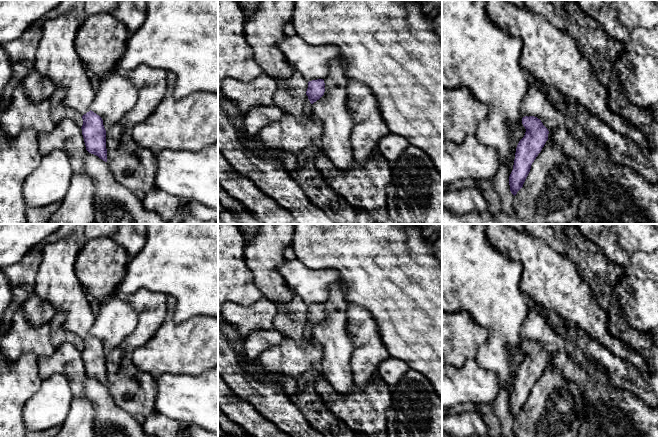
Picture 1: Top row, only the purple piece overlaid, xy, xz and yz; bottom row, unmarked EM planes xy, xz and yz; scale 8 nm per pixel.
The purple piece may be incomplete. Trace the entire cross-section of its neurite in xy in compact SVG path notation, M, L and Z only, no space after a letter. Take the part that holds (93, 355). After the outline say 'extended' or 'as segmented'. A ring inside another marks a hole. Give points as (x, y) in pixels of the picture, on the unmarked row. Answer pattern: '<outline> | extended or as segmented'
M61 239L43 246L35 294L50 303L56 311L67 313L63 329L82 340L81 353L86 374L107 386L103 344L90 334L96 315L75 272L80 248L74 239Z | extended

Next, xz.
M323 303L308 306L306 319L308 320L304 330L302 342L298 343L290 337L283 337L282 341L275 346L265 349L258 358L257 363L264 369L264 376L270 381L277 381L275 375L298 376L314 368L315 364L322 359L322 345L318 343L312 333L312 328L319 324L325 316Z | extended

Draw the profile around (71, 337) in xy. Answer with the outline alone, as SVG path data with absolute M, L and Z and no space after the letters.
M66 332L67 341L74 344L80 351L83 349L82 340L72 332Z

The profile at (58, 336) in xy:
M56 311L50 322L50 339L55 348L58 348L67 341L66 332L63 329L66 316L67 313L64 311Z

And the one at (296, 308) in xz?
M292 290L290 291L293 299L286 306L279 307L279 310L287 312L294 321L299 322L306 318L308 306L300 298L297 298Z

